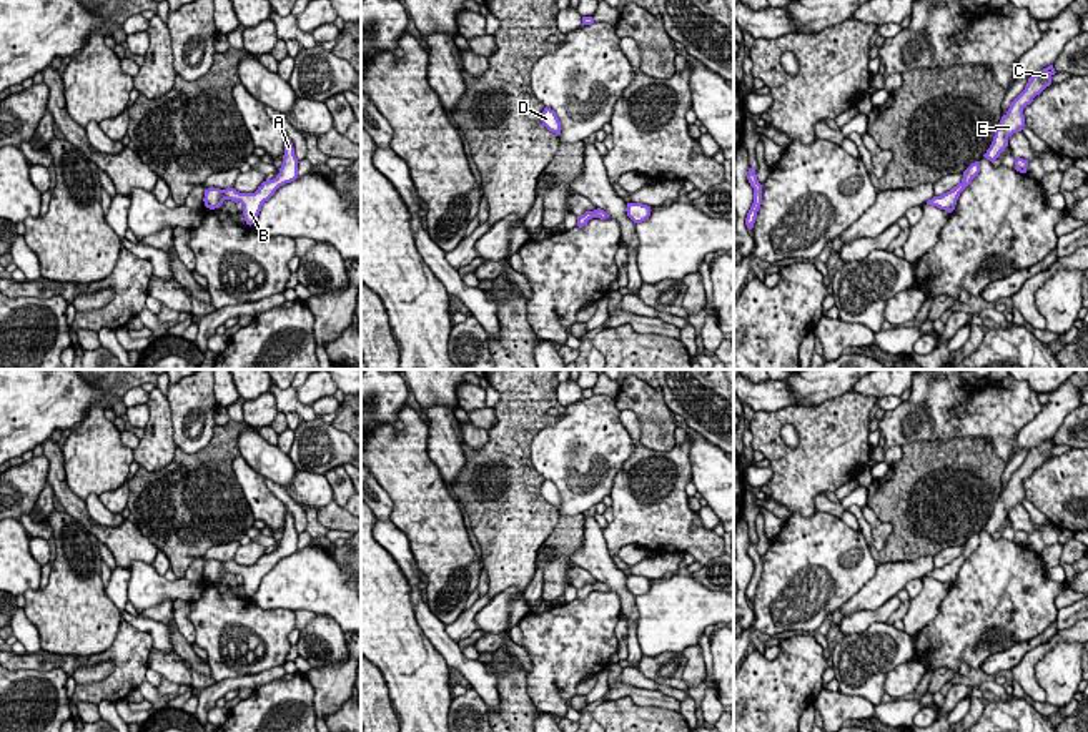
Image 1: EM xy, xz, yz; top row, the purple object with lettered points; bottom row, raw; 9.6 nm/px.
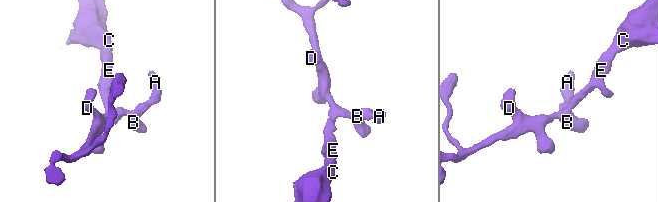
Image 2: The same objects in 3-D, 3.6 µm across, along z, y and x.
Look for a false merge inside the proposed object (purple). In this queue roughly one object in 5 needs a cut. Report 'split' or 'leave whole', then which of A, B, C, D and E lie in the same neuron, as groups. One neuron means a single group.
leave whole | A B C D E

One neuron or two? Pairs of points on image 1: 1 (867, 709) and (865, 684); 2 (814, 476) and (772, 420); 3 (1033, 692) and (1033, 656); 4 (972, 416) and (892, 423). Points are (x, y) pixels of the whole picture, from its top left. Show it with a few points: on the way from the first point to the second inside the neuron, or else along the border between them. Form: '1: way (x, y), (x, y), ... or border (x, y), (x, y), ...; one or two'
1: border (837, 691), (847, 696), (860, 696), (874, 706); two
2: way (799, 466), (776, 443), (772, 435); one
3: way (1030, 684), (1028, 664); one
4: way (952, 420), (919, 418), (912, 421); one

